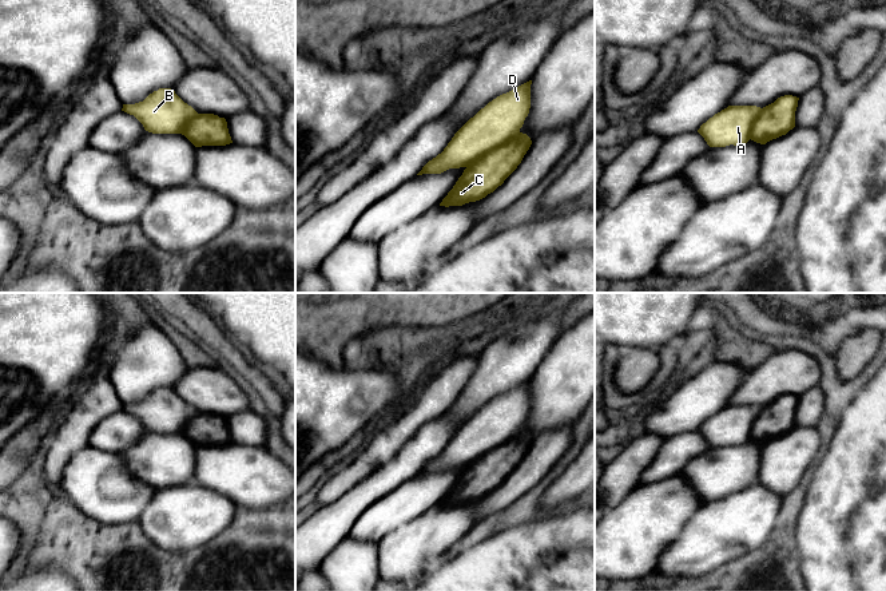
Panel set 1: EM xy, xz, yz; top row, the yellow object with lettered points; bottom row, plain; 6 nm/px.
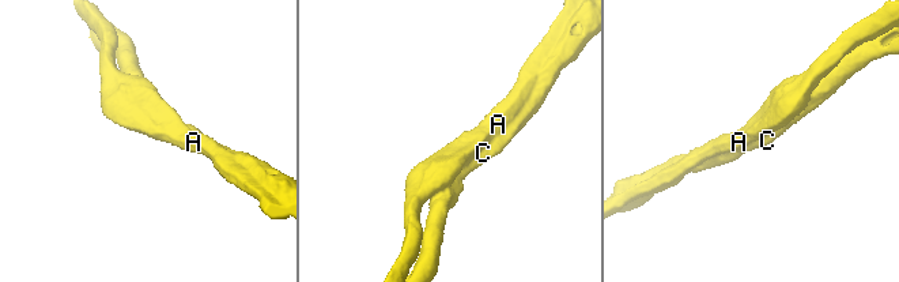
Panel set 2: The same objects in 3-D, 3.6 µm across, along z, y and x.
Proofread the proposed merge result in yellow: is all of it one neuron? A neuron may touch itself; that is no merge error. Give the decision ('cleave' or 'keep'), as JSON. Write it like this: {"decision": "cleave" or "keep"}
{"decision": "cleave"}

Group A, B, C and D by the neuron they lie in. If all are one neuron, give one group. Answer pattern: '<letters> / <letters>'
A B D / C

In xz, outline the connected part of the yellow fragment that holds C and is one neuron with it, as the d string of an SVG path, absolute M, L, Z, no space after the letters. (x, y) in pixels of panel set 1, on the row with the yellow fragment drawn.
M519 132L505 144L468 166L440 206L462 206L493 193L517 168L532 144L527 134Z

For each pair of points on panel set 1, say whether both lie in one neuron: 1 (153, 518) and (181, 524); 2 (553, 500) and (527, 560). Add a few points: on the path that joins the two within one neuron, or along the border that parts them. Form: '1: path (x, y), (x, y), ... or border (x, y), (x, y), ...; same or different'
1: path (159, 520), (174, 520); same
2: border (557, 510), (549, 514); different

